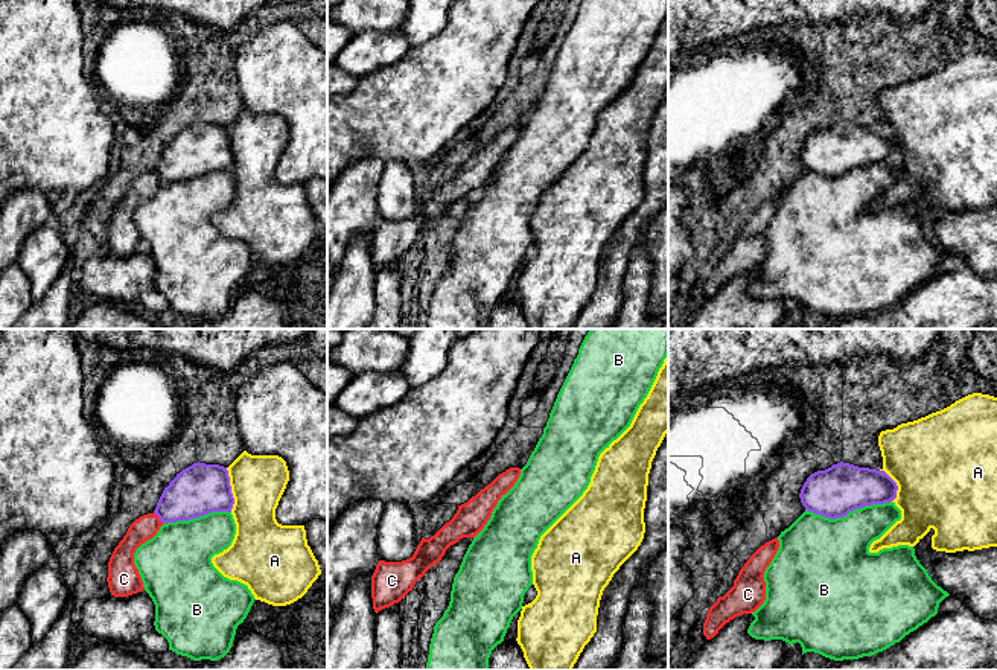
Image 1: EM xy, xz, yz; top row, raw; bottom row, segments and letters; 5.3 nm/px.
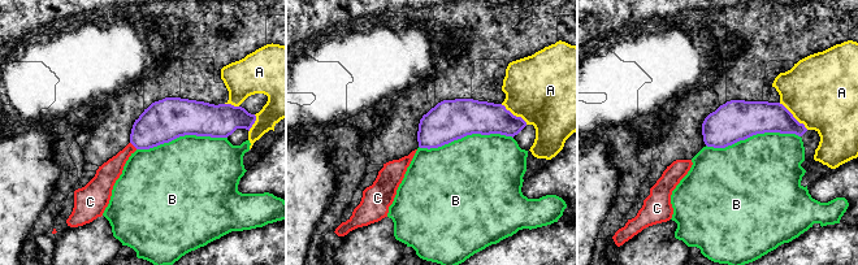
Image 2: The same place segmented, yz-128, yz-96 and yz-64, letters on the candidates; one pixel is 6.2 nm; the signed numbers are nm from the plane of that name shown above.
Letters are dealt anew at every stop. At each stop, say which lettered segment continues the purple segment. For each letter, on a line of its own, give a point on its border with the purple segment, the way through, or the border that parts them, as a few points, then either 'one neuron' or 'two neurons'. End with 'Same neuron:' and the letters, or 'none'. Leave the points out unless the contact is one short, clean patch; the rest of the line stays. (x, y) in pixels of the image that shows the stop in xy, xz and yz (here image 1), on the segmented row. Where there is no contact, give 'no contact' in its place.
A: meets purple in xy at (230, 489); two neurons
B: meets purple in yz at (848, 512); one neuron
C: meets purple in xy at (159, 518); two neurons
Same neuron: B

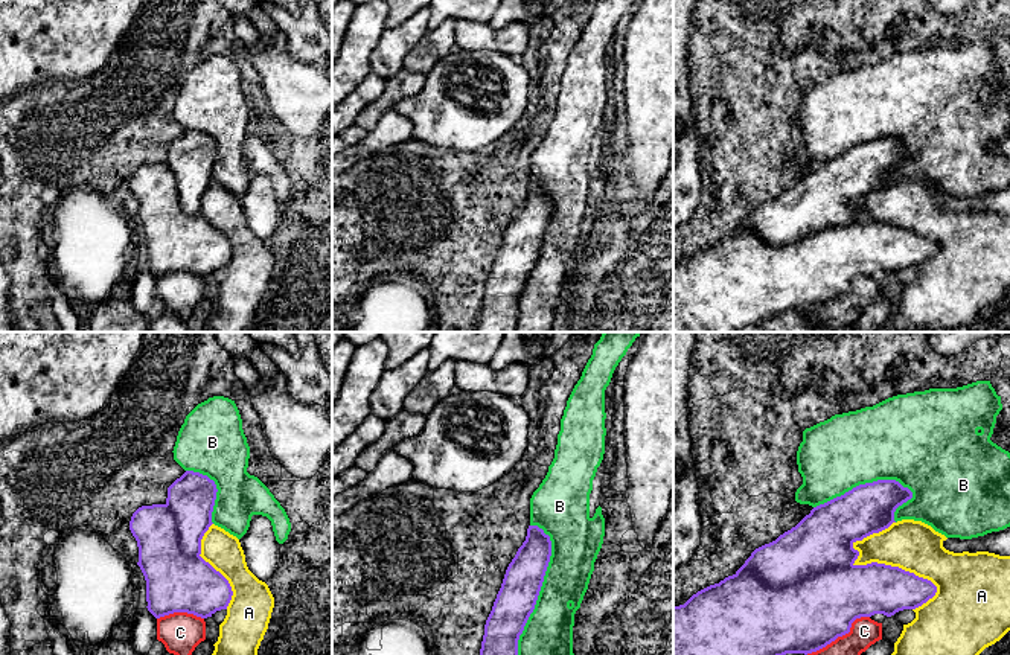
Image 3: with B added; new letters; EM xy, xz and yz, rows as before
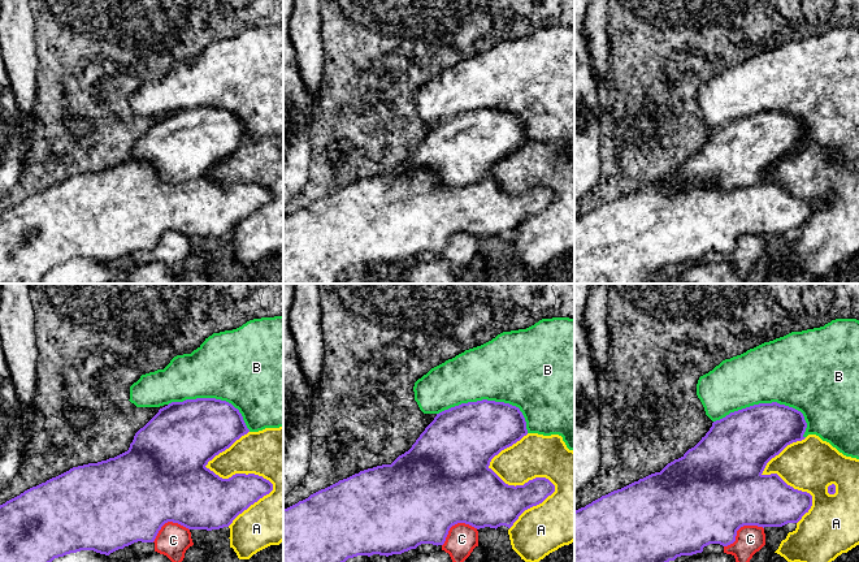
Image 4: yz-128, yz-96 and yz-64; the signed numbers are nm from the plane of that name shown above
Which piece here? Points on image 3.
A: meets purple in yz at (890, 565); two neurons
B: meets purple in xz at (540, 590); two neurons
C: meets purple in yz at (840, 635); two neurons
Same neuron: none

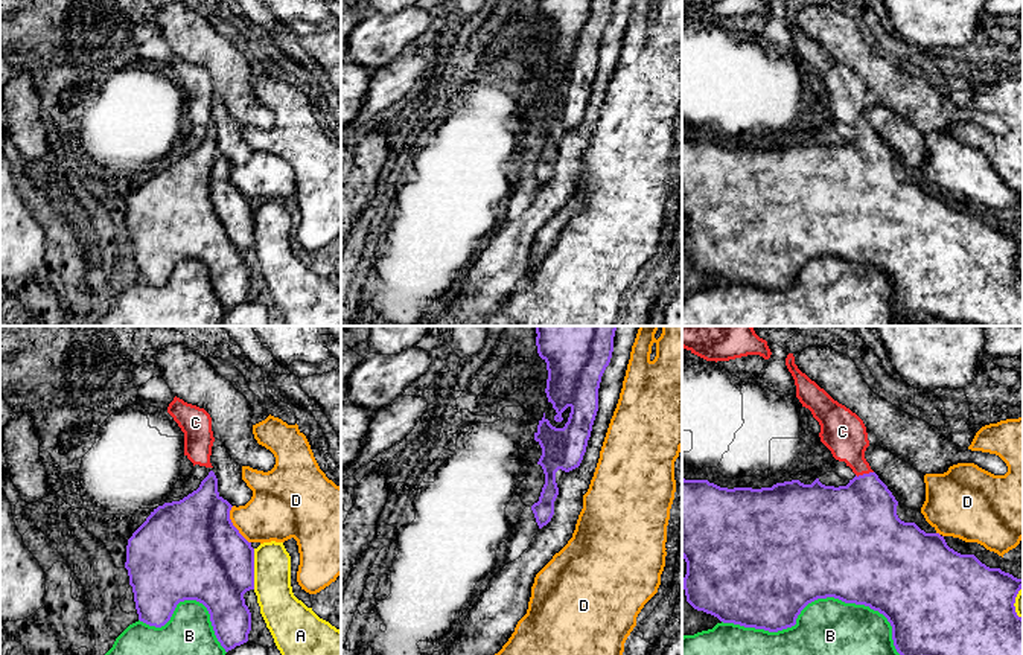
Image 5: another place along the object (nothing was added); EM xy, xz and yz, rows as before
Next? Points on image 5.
A: meets purple in xy at (253, 568); two neurons
B: meets purple in yz at (819, 597); two neurons
C: meets purple in yz at (863, 474); runs through yz (859, 521), (863, 508), (863, 474), (844, 433); one neuron
D: meets purple in xy at (232, 524); two neurons
Same neuron: C

